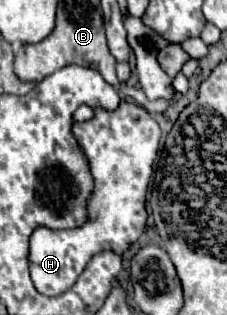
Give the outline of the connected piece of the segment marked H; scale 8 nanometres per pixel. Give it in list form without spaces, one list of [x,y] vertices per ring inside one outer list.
[[[120,101],[118,109],[114,109],[114,111],[106,111],[102,107],[96,107],[92,119],[72,125],[72,133],[74,133],[74,137],[78,141],[78,147],[82,149],[84,157],[88,159],[90,173],[94,177],[94,193],[90,193],[88,221],[82,227],[60,229],[60,231],[38,227],[30,235],[30,255],[28,255],[30,277],[32,277],[34,287],[42,295],[48,295],[48,297],[62,295],[64,291],[68,291],[76,283],[76,279],[80,277],[80,273],[84,271],[84,267],[88,265],[88,261],[96,253],[108,249],[108,251],[114,251],[114,253],[122,255],[146,231],[146,221],[148,221],[146,195],[148,195],[150,177],[154,173],[154,161],[156,161],[156,155],[158,155],[160,137],[162,137],[162,131],[158,127],[158,123],[150,117],[150,113],[144,107],[140,107],[136,103],[130,103],[130,101]]]

